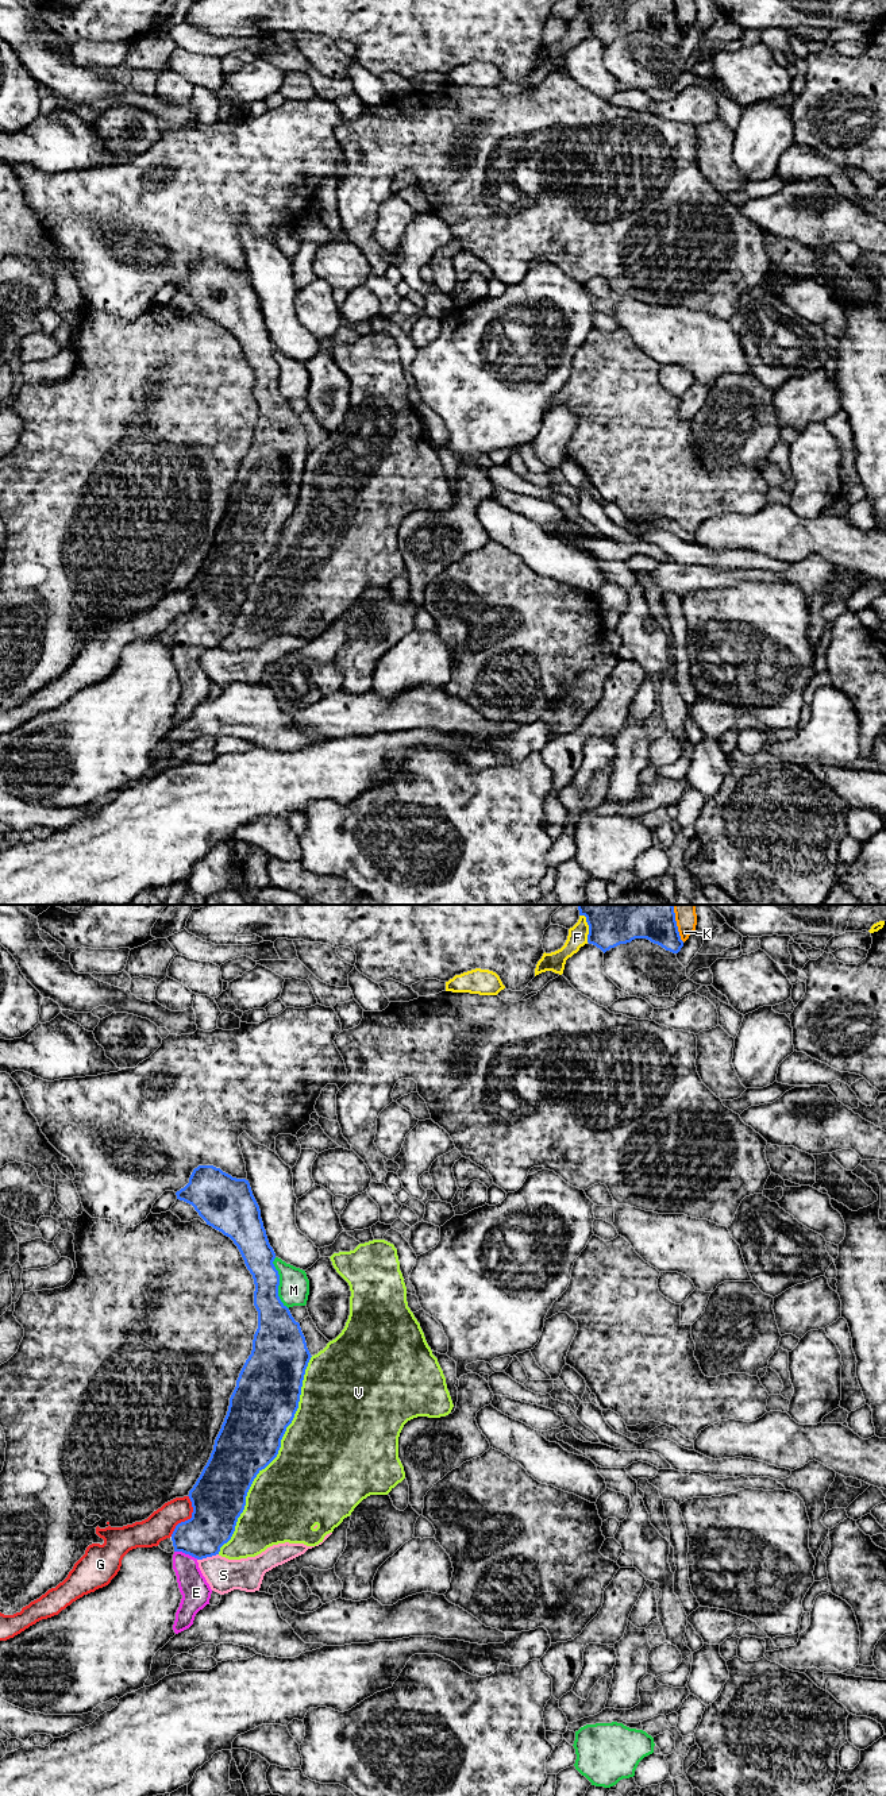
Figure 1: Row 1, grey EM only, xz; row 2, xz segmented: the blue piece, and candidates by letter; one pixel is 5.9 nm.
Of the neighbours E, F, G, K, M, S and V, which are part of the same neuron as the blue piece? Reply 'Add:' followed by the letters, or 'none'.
Add: E

